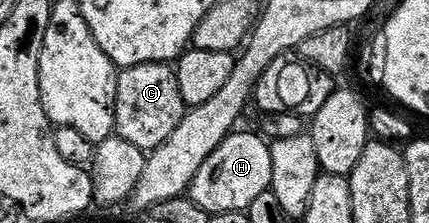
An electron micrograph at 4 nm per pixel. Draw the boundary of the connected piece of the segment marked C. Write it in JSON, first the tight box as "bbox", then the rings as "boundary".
{"bbox":[113,62,189,152],"boundary":[[[143,62],[143,70],[129,66],[118,75],[117,101],[113,109],[115,125],[127,141],[150,152],[182,124],[189,107],[181,96],[181,84],[177,80],[177,69],[174,65]]]}

